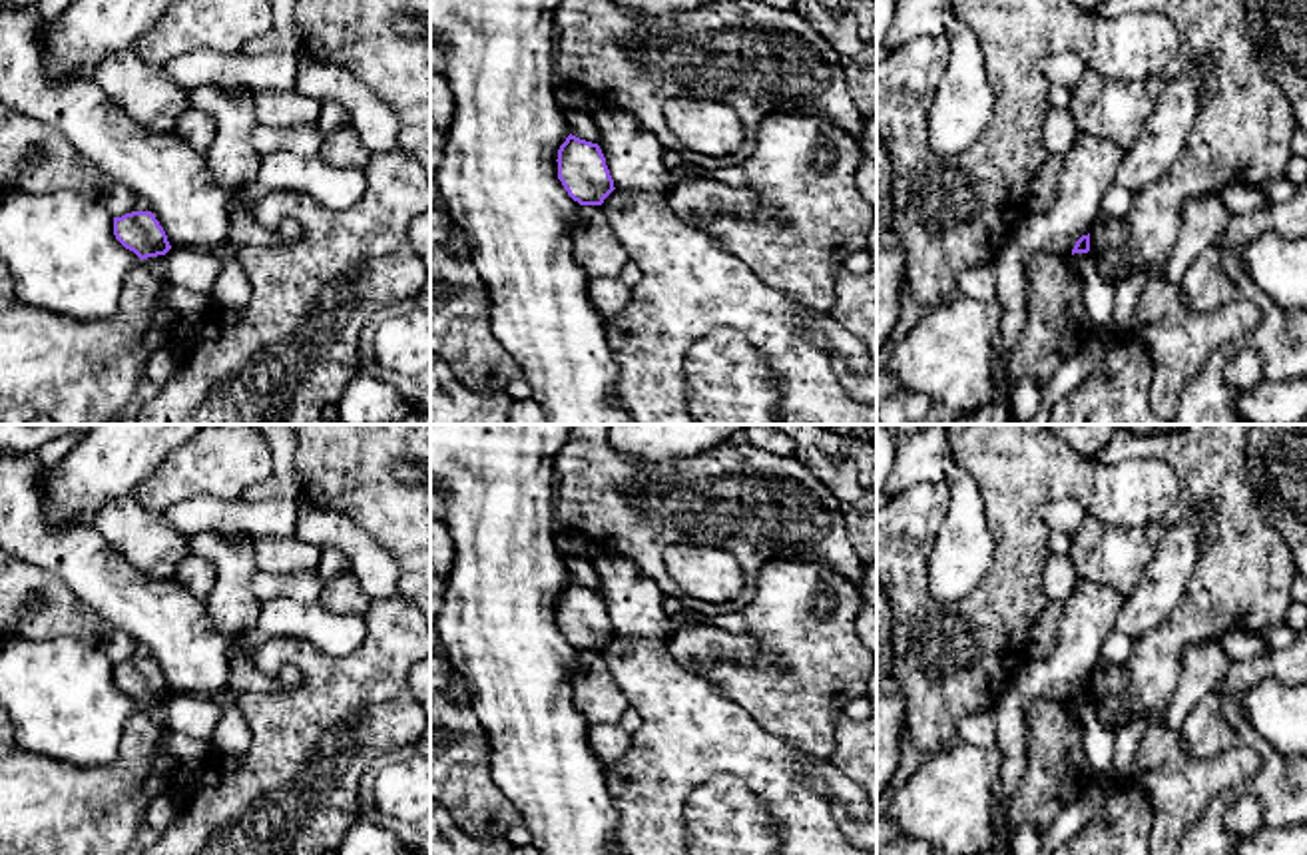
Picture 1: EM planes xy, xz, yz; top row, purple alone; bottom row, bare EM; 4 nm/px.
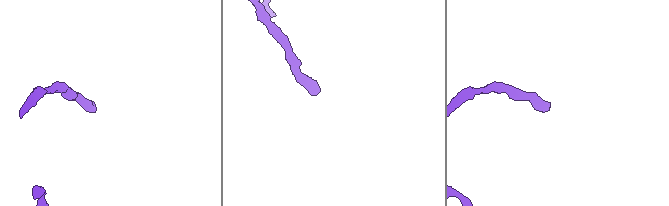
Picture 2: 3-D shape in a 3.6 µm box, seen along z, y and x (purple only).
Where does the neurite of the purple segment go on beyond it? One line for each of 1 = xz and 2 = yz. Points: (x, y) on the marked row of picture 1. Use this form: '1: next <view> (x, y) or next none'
1: next none
2: next none

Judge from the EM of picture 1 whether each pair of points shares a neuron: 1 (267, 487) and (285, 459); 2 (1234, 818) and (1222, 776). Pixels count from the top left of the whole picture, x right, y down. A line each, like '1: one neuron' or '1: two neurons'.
1: one neuron
2: two neurons

